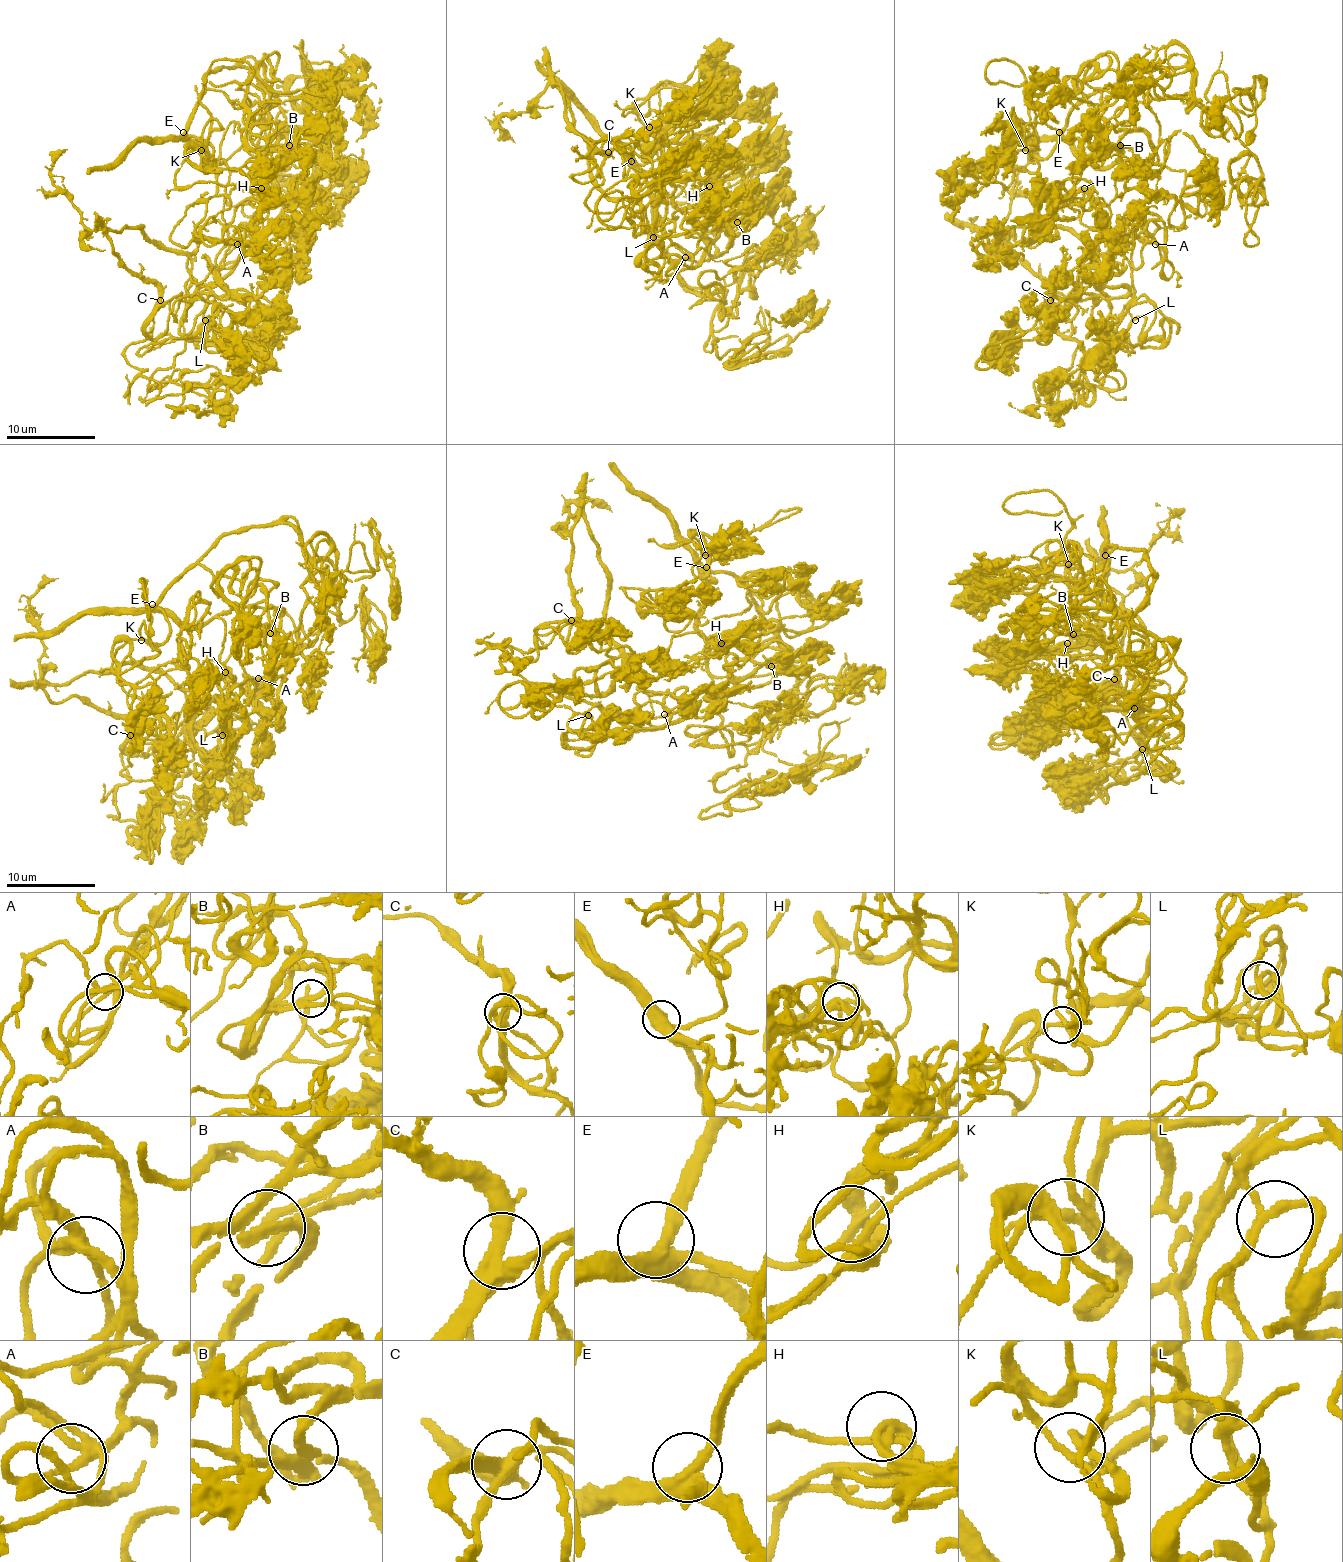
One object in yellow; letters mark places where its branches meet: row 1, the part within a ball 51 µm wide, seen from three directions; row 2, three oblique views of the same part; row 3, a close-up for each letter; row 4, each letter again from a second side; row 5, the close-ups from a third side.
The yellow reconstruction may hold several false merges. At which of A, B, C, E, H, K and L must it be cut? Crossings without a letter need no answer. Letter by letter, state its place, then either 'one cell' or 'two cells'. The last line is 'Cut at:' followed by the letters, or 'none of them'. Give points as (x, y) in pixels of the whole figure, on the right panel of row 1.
A: (1155, 244) | one cell
B: (1120, 145) | one cell
C: (1050, 300) | one cell
E: (1059, 132) | one cell
H: (1084, 188) | one cell
K: (1025, 150) | one cell
L: (1135, 320) | one cell
Cut at: none of them

